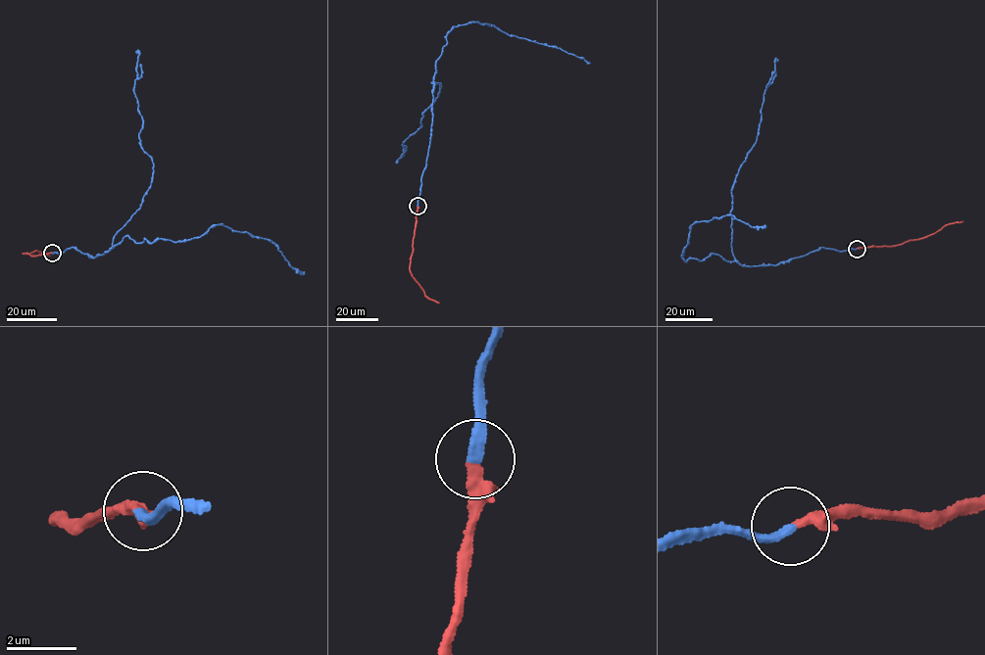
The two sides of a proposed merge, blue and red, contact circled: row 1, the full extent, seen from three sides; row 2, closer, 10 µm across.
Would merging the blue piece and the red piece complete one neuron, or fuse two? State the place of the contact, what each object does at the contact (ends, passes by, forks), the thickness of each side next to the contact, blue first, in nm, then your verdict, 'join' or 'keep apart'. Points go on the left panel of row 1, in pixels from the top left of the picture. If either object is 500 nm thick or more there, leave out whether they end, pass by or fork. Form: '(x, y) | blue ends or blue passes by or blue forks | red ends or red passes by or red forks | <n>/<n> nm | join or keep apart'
(52, 253) | blue ends | red passes by | 300/240 nm | join

